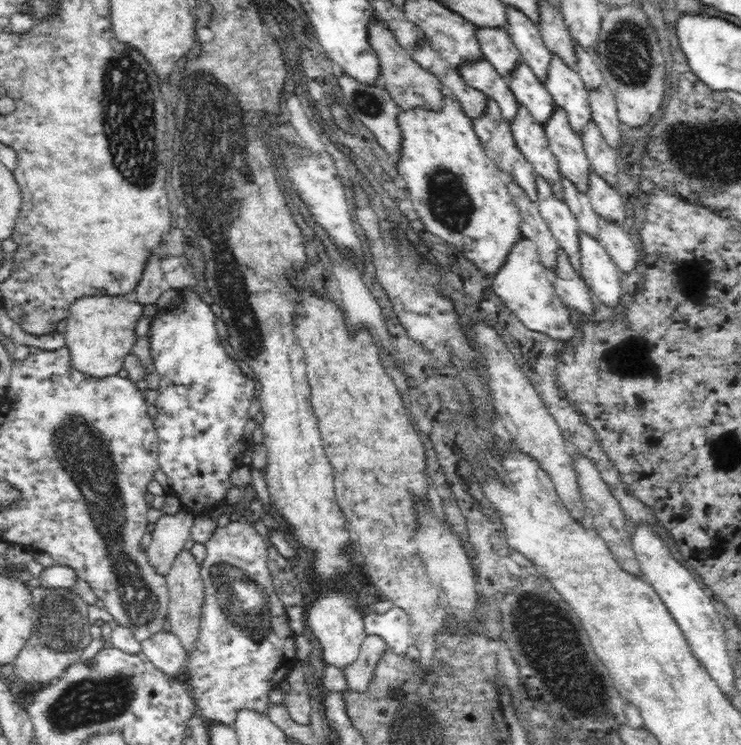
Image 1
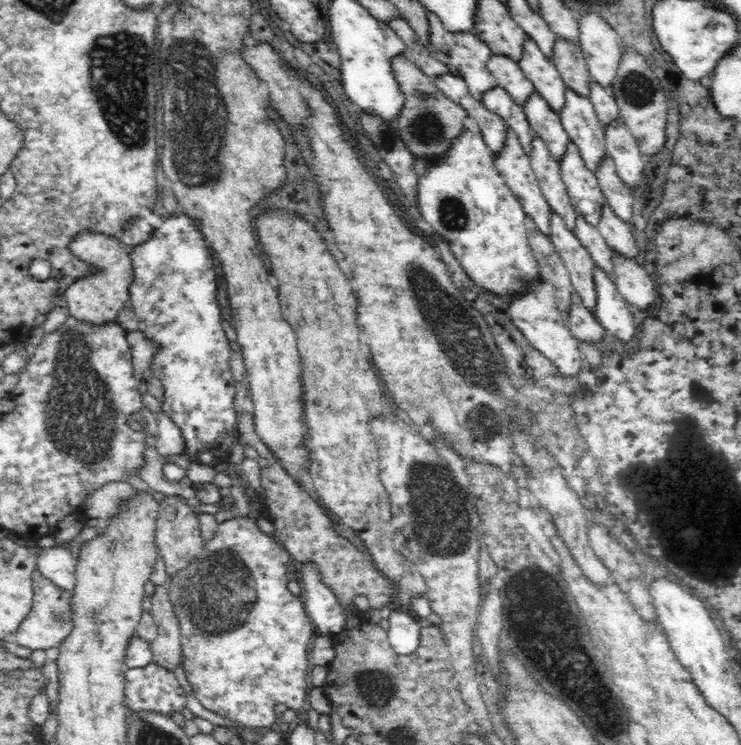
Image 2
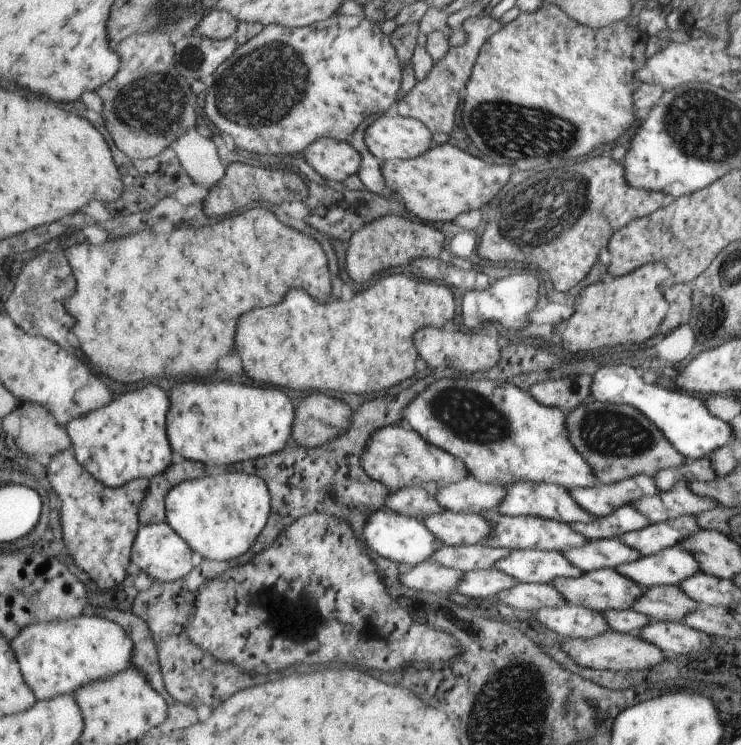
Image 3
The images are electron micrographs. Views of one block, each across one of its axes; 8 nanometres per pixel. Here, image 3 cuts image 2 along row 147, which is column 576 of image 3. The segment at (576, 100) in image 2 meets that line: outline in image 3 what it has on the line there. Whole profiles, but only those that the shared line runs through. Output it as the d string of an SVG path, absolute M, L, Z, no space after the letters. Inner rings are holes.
M610 568L584 572L582 576L576 578L558 577L550 585L560 592L569 604L588 607L600 612L607 609L631 609L644 596L644 588Z

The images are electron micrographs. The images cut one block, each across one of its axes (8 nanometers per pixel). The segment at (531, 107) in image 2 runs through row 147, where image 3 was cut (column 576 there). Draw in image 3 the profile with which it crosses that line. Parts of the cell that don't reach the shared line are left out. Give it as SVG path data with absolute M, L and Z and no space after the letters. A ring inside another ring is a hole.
M620 538L588 540L586 545L566 549L561 553L582 572L616 569L619 565L629 564L641 557L640 552L622 542Z

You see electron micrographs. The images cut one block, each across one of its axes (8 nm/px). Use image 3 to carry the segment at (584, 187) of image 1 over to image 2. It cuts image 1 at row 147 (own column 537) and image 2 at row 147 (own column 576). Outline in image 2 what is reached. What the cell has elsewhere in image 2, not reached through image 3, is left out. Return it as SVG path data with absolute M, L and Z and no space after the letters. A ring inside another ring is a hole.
M570 142L567 150L559 160L561 177L567 189L570 202L578 215L597 227L602 216L602 206L605 196L599 188L599 180L585 165L579 149Z

